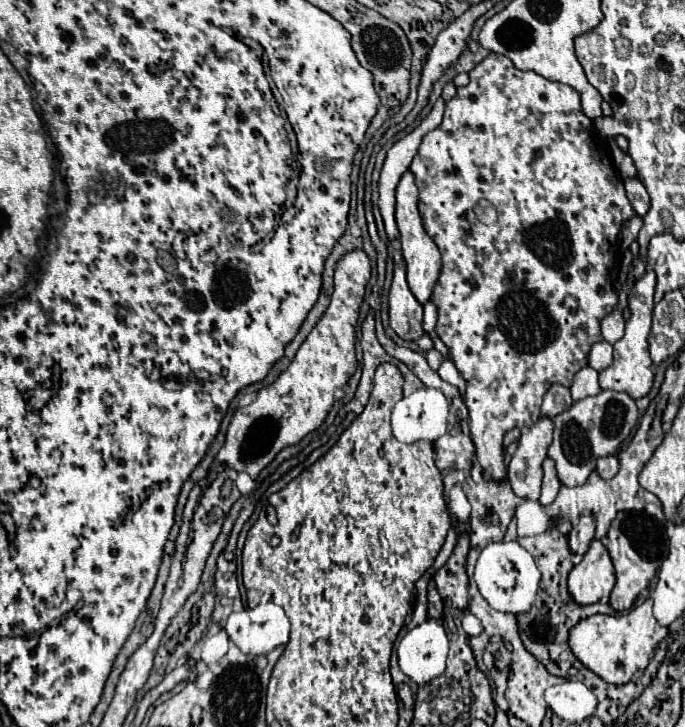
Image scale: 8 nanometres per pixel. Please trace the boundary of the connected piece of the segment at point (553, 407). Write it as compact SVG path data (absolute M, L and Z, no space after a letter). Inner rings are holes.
M554 384L554 389L550 389L544 395L544 403L542 403L542 417L554 417L566 409L572 407L572 397L570 397L570 389L562 387L560 384Z

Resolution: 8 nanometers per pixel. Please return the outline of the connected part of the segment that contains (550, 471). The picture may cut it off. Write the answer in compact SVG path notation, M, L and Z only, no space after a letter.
M550 457L544 459L542 463L542 469L544 469L544 479L542 479L542 495L540 495L540 503L542 505L550 505L556 495L558 495L558 489L560 489L560 479L556 475L556 465Z

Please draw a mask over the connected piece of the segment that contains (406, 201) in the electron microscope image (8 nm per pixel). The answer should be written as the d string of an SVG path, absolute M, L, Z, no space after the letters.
M410 171L402 175L396 187L396 223L398 223L400 241L402 241L402 255L406 261L408 287L420 303L426 303L432 295L434 283L438 281L440 255L438 255L438 247L434 247L434 241L430 239L430 235L426 235L422 227L422 219L418 215L418 187L414 187L414 175L410 175Z

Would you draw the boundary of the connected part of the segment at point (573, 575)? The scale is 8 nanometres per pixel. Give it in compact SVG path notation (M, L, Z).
M594 539L590 549L568 575L568 591L578 605L598 603L614 587L614 567L606 547Z

